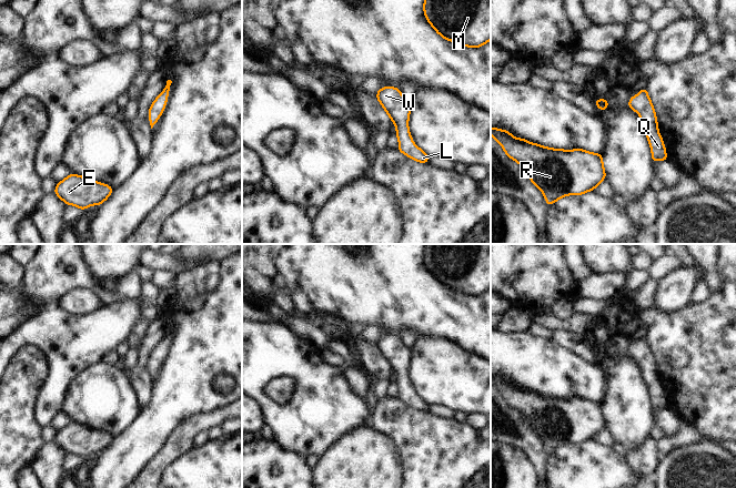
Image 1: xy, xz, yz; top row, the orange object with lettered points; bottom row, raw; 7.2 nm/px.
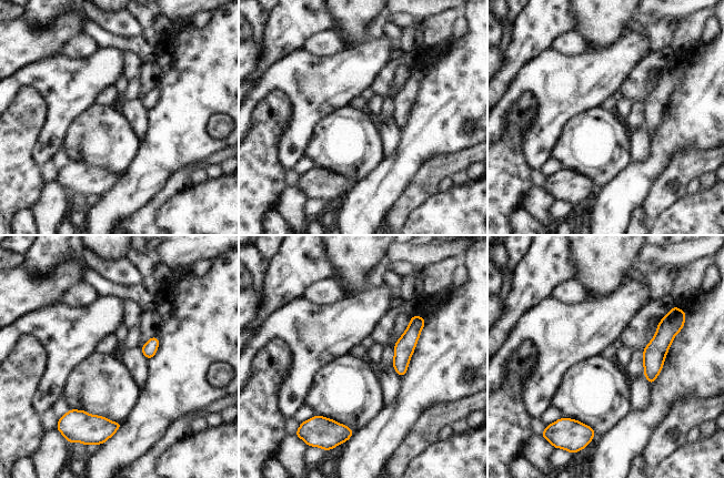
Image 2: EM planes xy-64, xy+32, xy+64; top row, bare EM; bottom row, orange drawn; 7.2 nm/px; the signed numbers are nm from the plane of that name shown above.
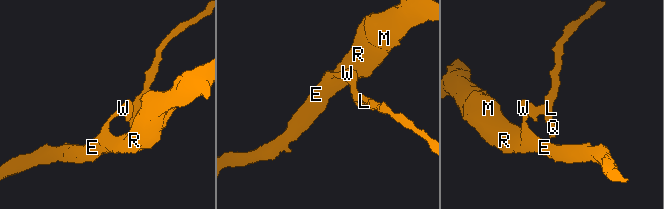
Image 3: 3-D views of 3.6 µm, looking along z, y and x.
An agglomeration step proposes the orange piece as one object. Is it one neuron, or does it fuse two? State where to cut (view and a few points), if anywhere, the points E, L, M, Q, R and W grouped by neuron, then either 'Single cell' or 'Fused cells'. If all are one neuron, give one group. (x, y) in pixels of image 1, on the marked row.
No split. Groups: E L M Q R W. Single cell.

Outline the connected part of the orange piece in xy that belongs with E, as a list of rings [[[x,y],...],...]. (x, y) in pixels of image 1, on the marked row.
[[[70,174],[56,186],[54,194],[67,205],[74,205],[81,210],[94,204],[99,206],[113,192],[108,184],[92,181],[77,174]]]

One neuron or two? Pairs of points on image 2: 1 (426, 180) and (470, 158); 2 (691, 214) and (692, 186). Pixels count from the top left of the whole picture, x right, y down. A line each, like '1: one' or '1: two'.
1: one
2: two

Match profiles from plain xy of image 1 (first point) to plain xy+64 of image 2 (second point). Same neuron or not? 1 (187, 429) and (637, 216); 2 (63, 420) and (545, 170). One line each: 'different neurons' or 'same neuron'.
1: different neurons
2: same neuron

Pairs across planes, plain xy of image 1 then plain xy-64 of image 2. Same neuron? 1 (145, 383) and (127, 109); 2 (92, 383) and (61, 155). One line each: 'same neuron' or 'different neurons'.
1: same neuron
2: different neurons

